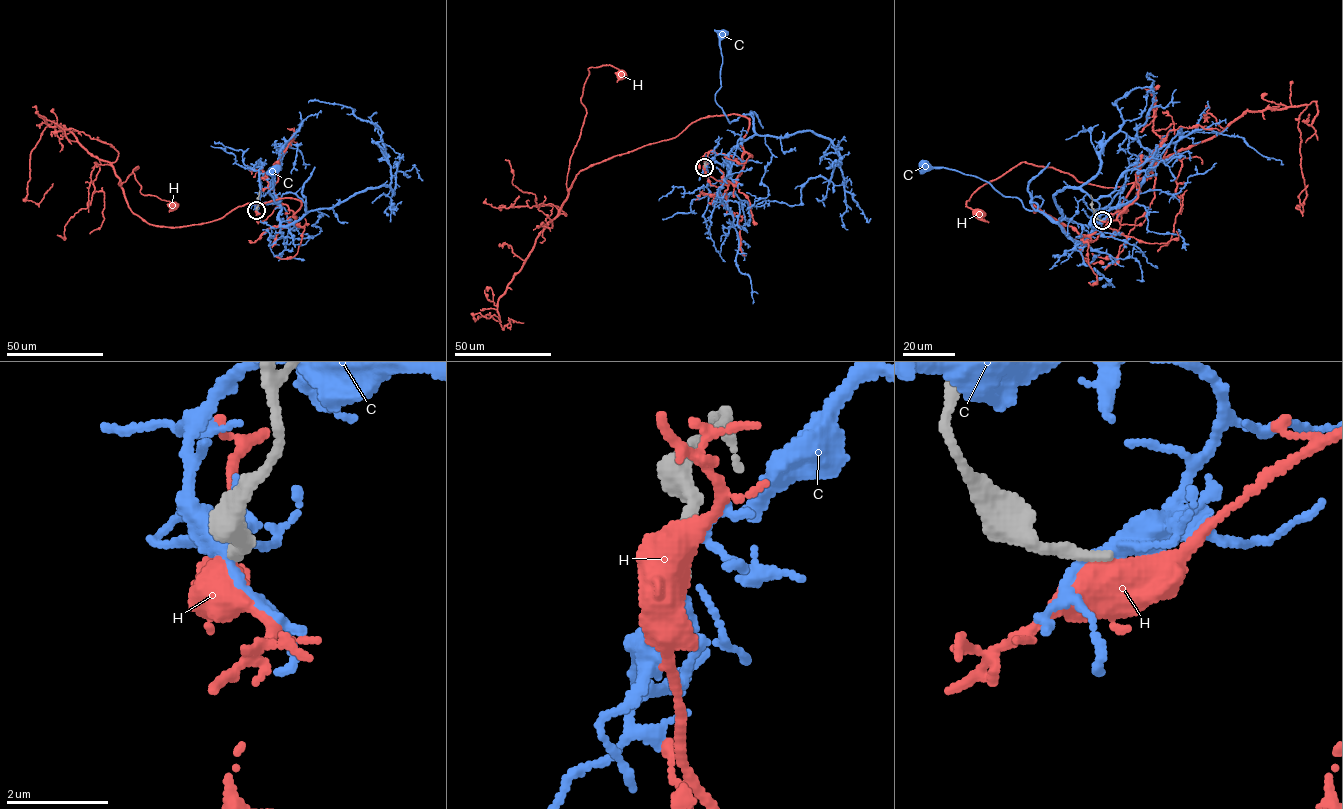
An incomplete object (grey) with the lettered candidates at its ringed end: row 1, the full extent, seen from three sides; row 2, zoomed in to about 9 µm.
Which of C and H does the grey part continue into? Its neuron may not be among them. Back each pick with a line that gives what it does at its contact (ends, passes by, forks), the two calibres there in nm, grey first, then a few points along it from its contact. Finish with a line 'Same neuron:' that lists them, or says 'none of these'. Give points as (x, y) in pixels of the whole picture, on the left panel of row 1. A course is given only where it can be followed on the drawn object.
Same neuron: none of these

